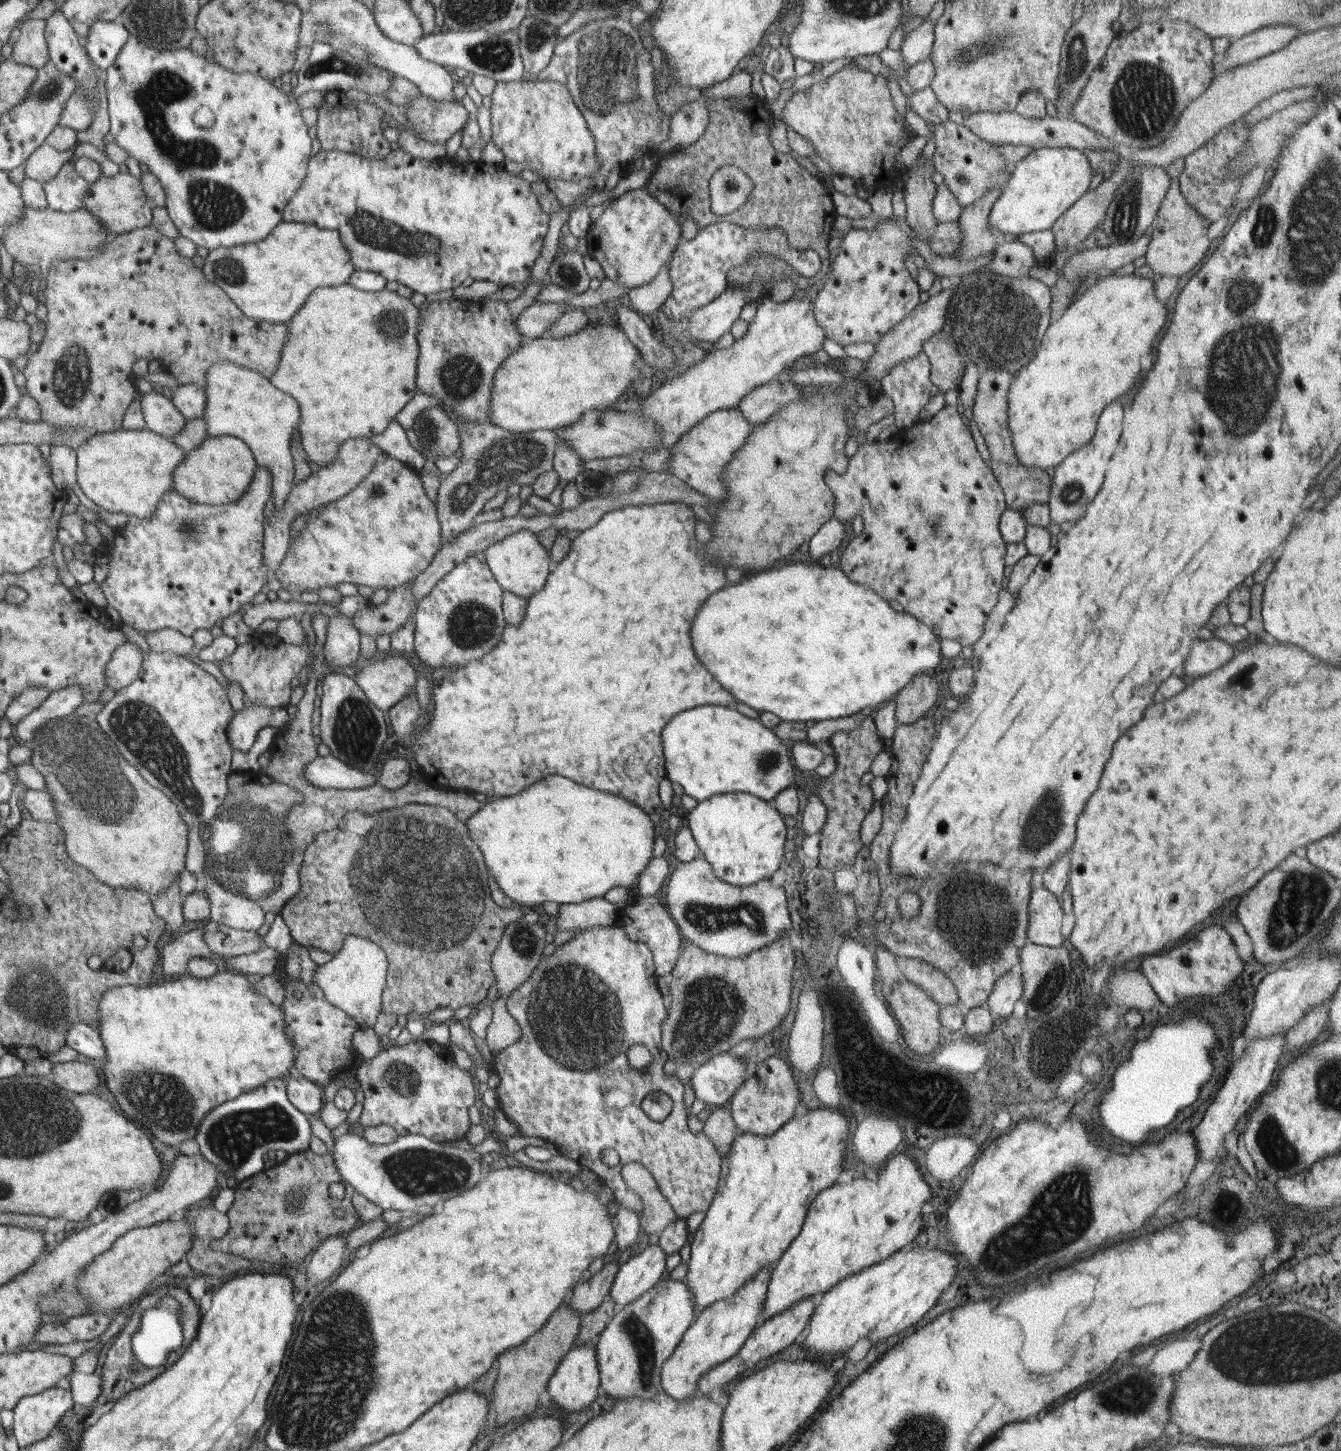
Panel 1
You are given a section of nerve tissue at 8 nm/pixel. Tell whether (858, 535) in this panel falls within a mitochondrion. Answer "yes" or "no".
no

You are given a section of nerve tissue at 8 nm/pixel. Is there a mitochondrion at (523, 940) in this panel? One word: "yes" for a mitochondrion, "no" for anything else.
yes

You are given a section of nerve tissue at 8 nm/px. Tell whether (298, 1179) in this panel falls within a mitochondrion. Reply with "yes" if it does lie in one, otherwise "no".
yes

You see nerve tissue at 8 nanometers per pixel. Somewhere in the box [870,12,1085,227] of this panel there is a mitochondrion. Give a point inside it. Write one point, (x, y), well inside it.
(968, 54)

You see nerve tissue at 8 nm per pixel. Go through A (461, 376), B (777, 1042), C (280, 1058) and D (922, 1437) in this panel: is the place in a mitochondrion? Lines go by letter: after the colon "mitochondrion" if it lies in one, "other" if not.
A: mitochondrion
B: other
C: other
D: mitochondrion

